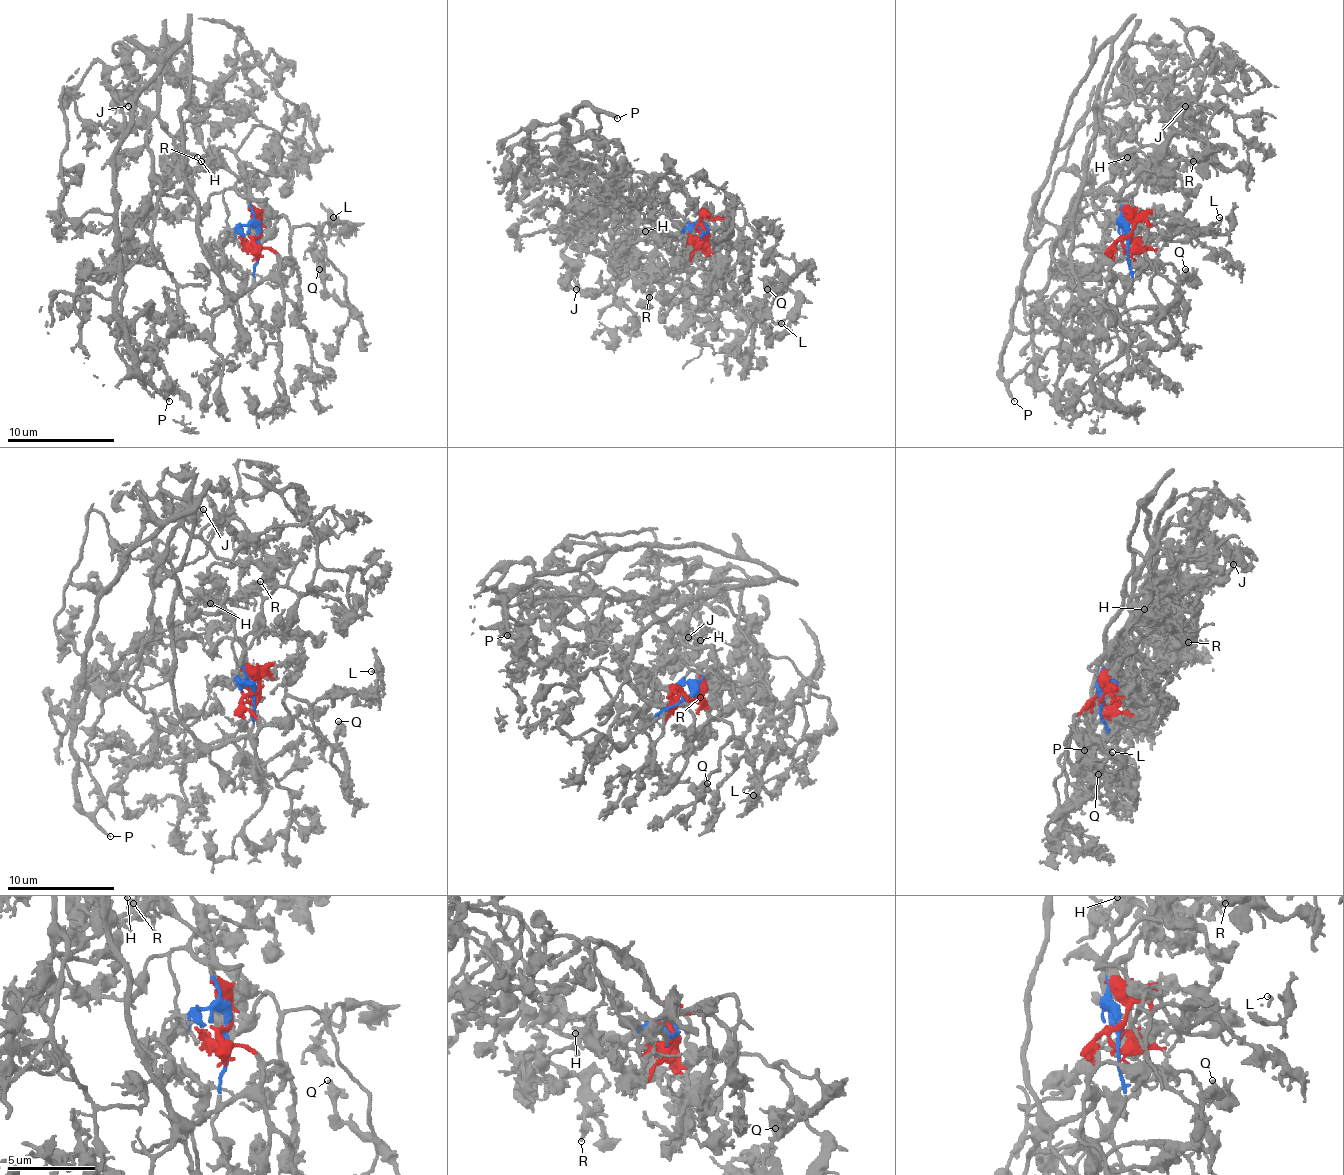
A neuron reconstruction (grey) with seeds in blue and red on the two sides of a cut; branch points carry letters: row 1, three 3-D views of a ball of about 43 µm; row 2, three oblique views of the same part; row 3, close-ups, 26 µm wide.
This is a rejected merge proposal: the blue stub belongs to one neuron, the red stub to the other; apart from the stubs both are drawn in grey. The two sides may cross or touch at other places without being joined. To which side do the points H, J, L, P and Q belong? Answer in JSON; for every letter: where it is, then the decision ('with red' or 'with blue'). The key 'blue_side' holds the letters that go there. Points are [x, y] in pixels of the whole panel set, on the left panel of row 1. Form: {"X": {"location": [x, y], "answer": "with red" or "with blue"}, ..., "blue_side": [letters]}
{"H": {"location": [197, 157], "answer": "with blue"}, "J": {"location": [128, 106], "answer": "with red"}, "L": {"location": [333, 217], "answer": "with red"}, "P": {"location": [169, 401], "answer": "with red"}, "Q": {"location": [319, 269], "answer": "with red"}, "blue_side": ["H"]}

